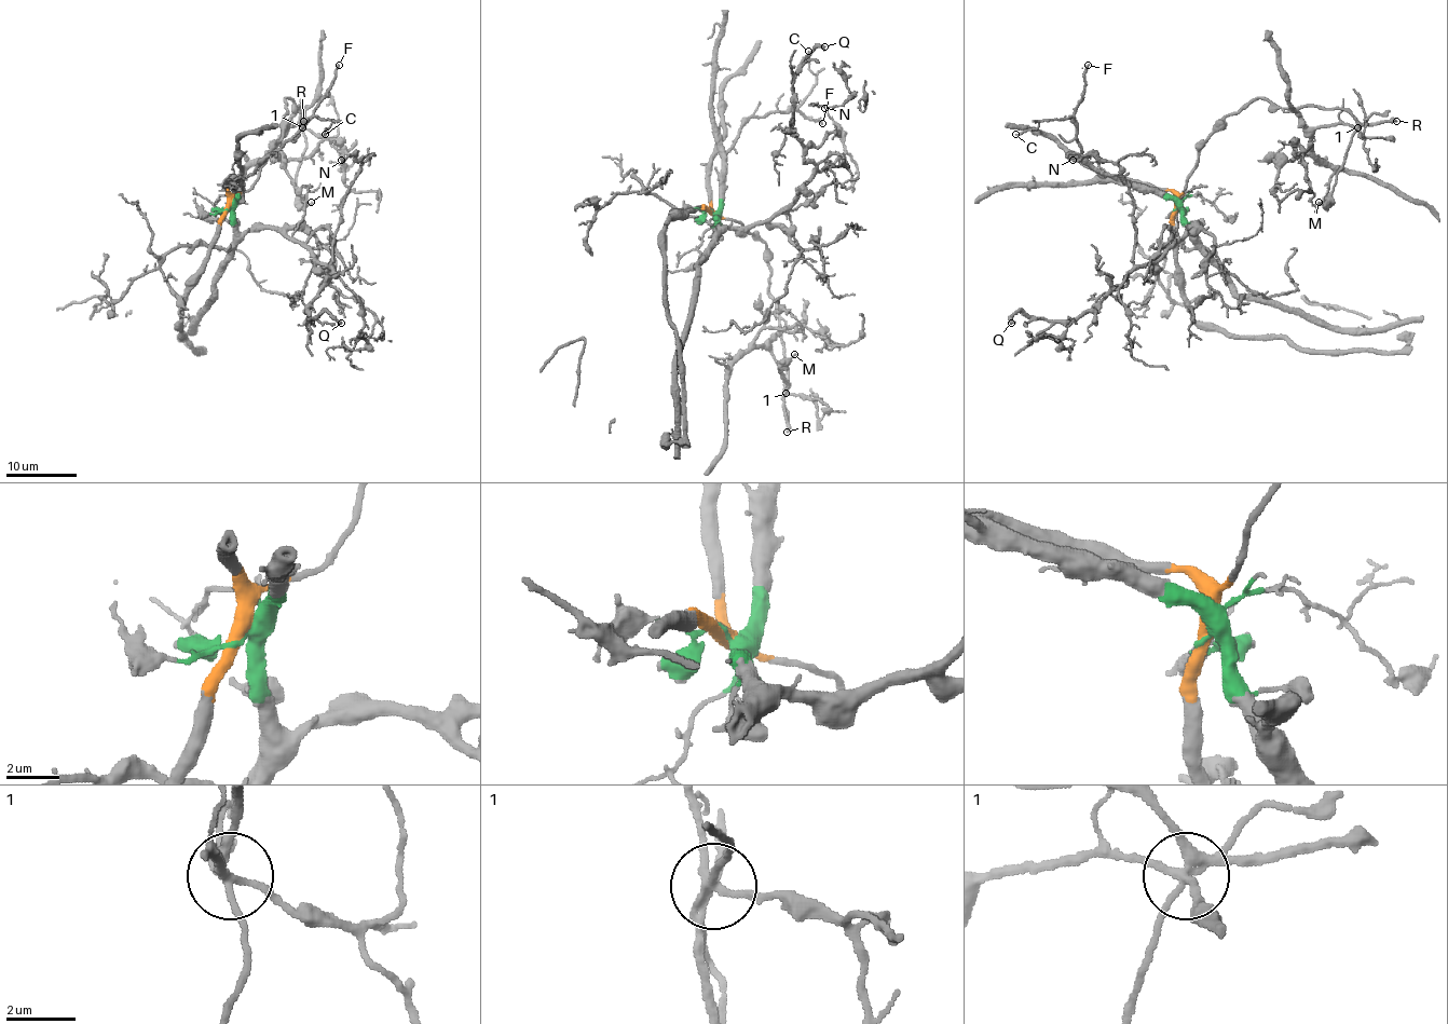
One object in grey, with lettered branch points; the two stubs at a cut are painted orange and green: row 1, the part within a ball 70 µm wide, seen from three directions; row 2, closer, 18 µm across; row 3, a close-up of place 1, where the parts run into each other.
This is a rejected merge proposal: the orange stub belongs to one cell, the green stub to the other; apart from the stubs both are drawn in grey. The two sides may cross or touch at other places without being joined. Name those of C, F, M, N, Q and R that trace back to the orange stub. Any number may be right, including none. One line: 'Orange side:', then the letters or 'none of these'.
Orange side: M, R

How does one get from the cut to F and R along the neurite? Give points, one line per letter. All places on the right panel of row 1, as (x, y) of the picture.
F: (1176, 206), (1171, 200), (1120, 183), (1095, 169), (1081, 155), (1074, 112), (1082, 96), (1088, 65)
R: (1176, 206), (1198, 161), (1198, 150), (1221, 121), (1256, 98), (1280, 107), (1347, 109), (1361, 123), (1396, 121)

